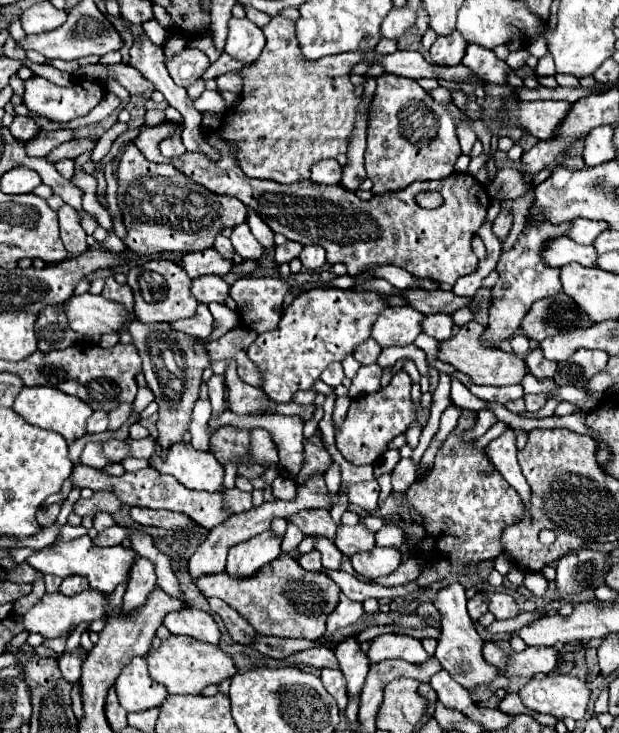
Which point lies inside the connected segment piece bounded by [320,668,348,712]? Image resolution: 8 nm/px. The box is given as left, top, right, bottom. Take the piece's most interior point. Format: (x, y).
(333, 680)

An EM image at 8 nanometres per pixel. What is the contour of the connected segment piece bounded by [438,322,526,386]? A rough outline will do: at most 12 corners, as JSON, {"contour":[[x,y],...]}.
{"contour":[[464,324],[438,360],[486,386],[520,384],[524,360],[484,348],[484,326]]}

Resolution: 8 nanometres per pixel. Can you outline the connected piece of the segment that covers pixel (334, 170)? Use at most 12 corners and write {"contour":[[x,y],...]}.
{"contour":[[336,160],[318,162],[312,182],[340,184],[342,166]]}

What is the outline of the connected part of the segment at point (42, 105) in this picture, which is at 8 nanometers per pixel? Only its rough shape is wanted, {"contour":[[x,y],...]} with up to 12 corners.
{"contour":[[32,76],[24,106],[50,122],[86,116],[98,82],[56,86]]}

